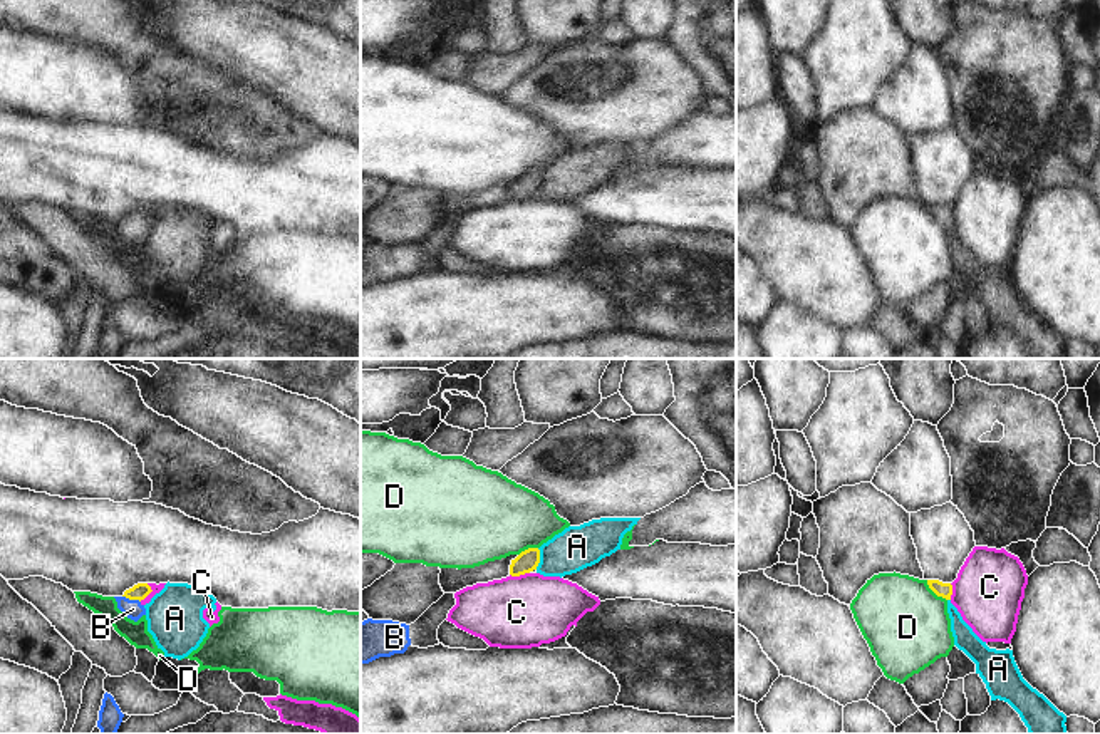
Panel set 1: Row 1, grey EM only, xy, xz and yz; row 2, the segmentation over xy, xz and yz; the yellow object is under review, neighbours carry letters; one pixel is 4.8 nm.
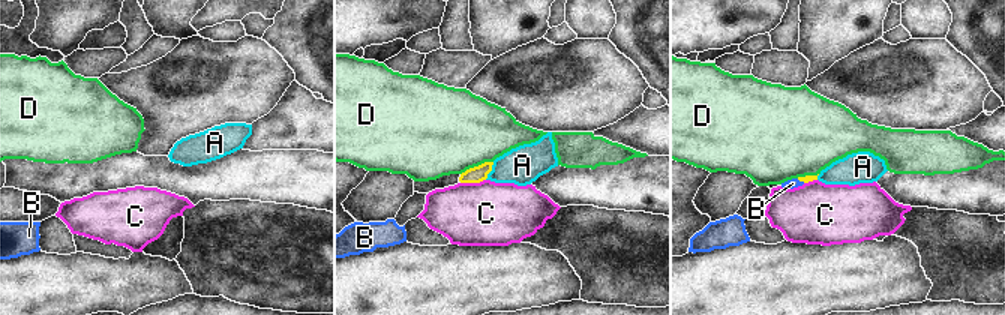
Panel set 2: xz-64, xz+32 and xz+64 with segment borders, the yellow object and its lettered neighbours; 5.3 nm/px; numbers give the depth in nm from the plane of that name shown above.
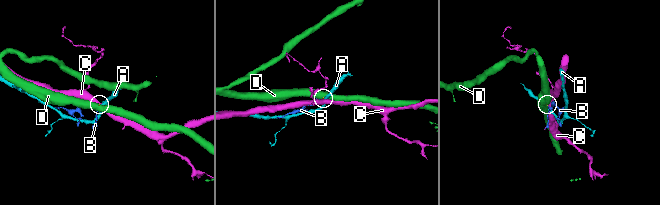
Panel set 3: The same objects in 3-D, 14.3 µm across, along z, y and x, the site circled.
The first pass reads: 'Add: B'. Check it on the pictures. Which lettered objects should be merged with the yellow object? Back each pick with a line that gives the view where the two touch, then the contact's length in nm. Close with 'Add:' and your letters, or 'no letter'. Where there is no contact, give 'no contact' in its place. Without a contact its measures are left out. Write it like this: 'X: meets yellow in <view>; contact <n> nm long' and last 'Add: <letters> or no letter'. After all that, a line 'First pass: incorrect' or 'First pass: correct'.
B: meets yellow in xy; contact 90 nm long
Add: B
First pass: correct

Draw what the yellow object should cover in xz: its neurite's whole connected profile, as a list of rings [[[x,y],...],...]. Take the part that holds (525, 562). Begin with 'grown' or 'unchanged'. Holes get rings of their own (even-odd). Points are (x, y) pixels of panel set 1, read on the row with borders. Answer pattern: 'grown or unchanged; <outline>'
unchanged; [[[528,548],[521,551],[515,560],[511,560],[510,575],[520,576],[520,575],[530,573],[537,570],[538,563],[540,563],[540,550]]]

